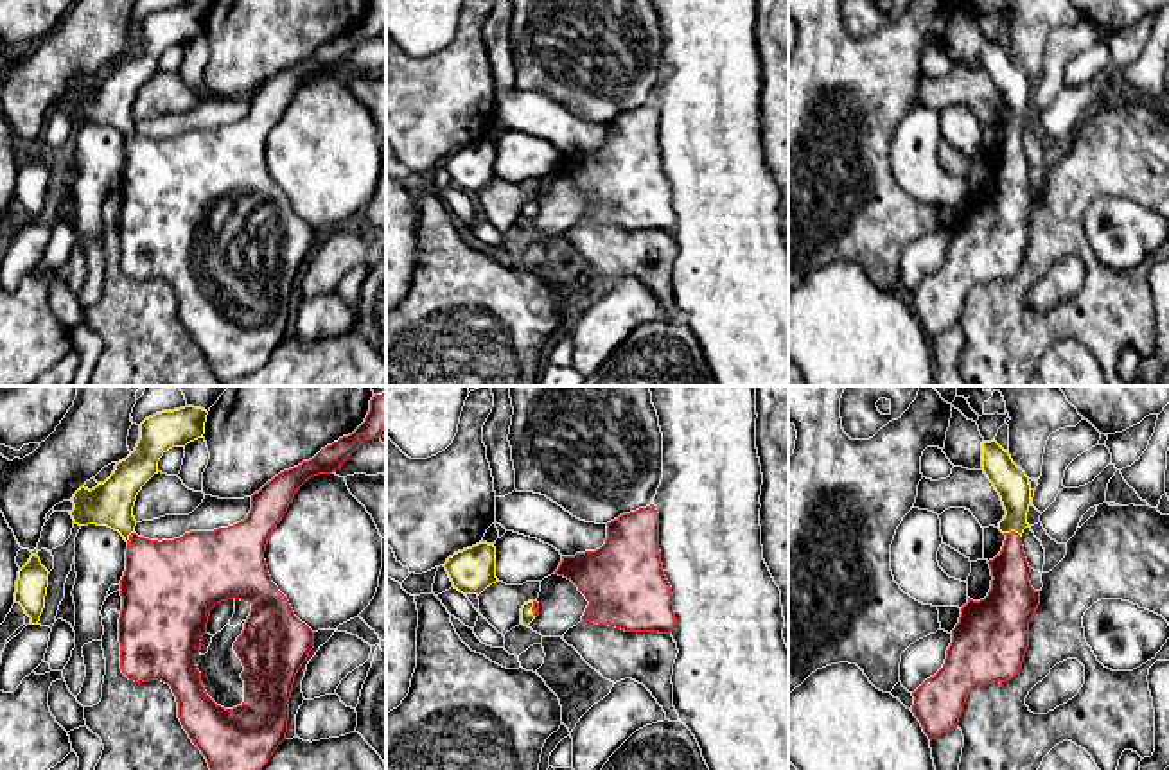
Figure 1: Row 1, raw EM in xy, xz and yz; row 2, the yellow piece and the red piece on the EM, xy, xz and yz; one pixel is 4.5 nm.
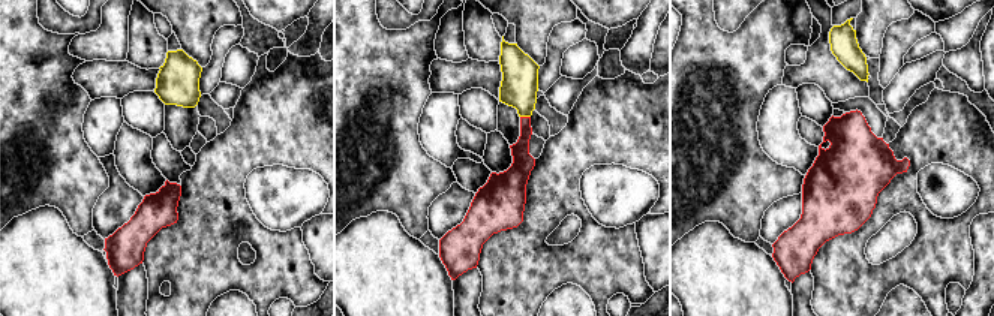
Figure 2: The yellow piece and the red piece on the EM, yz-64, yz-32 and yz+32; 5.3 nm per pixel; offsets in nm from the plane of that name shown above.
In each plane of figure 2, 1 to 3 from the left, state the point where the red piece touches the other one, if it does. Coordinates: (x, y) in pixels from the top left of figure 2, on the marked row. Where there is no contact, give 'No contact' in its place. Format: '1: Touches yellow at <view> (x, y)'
1: No contact
2: Touches yellow at yz-32 (525, 116)
3: No contact

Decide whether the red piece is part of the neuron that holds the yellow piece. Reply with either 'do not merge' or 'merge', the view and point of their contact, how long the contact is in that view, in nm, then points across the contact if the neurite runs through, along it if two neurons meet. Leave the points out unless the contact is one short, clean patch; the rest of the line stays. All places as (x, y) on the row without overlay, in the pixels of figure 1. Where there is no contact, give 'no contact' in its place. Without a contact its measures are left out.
merge; meets yellow in yz at (1013, 128); contact 80 nm long; runs through yz (1011, 81), (1013, 128), (1010, 167)

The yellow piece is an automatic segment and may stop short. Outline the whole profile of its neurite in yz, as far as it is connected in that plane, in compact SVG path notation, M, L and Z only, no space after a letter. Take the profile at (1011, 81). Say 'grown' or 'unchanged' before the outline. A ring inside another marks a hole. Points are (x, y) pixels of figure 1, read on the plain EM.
grown; M995 38L982 39L982 68L998 90L1006 108L1004 117L998 120L1006 138L1002 149L988 160L993 174L988 194L980 199L968 196L968 201L961 206L959 221L952 228L952 241L943 266L912 291L912 311L930 339L957 325L971 289L986 282L1011 278L1020 269L1029 246L1029 221L1040 203L1040 188L1031 185L1031 165L1022 144L1022 131L1029 124L1029 75Z

